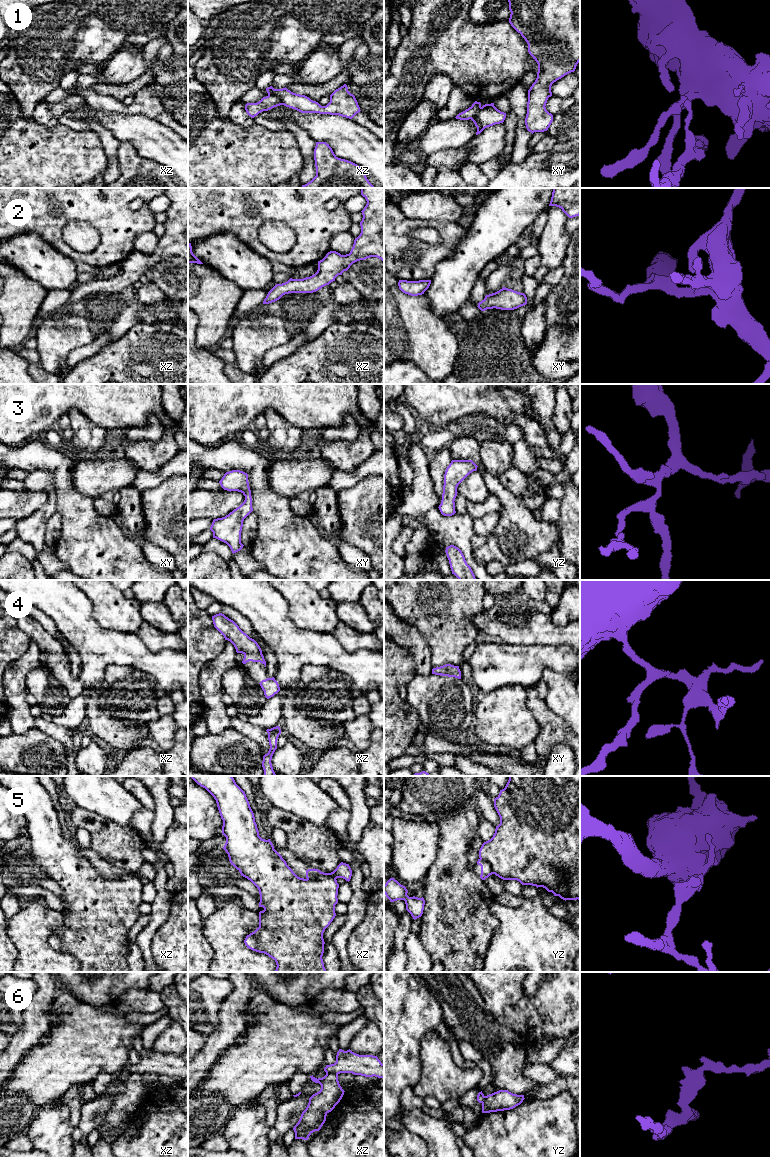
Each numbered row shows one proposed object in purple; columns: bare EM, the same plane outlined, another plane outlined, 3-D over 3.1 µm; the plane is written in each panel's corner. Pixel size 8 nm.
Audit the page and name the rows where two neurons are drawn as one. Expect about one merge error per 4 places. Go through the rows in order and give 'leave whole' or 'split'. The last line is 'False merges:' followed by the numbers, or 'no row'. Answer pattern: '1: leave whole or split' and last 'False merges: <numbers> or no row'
1: split
2: leave whole
3: leave whole
4: leave whole
5: split
6: split
False merges: 1, 5, 6

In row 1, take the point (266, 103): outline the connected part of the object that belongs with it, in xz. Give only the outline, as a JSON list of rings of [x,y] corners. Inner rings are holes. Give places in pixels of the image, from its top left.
[[[268,95],[266,97],[263,97],[257,103],[247,103],[245,105],[245,110],[250,117],[254,118],[259,113],[263,111],[268,111],[280,105],[283,105],[283,104],[281,99],[278,96]]]

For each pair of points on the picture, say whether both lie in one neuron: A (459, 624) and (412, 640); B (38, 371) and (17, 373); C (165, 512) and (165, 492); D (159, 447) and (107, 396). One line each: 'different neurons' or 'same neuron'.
A: different neurons
B: different neurons
C: same neuron
D: different neurons

